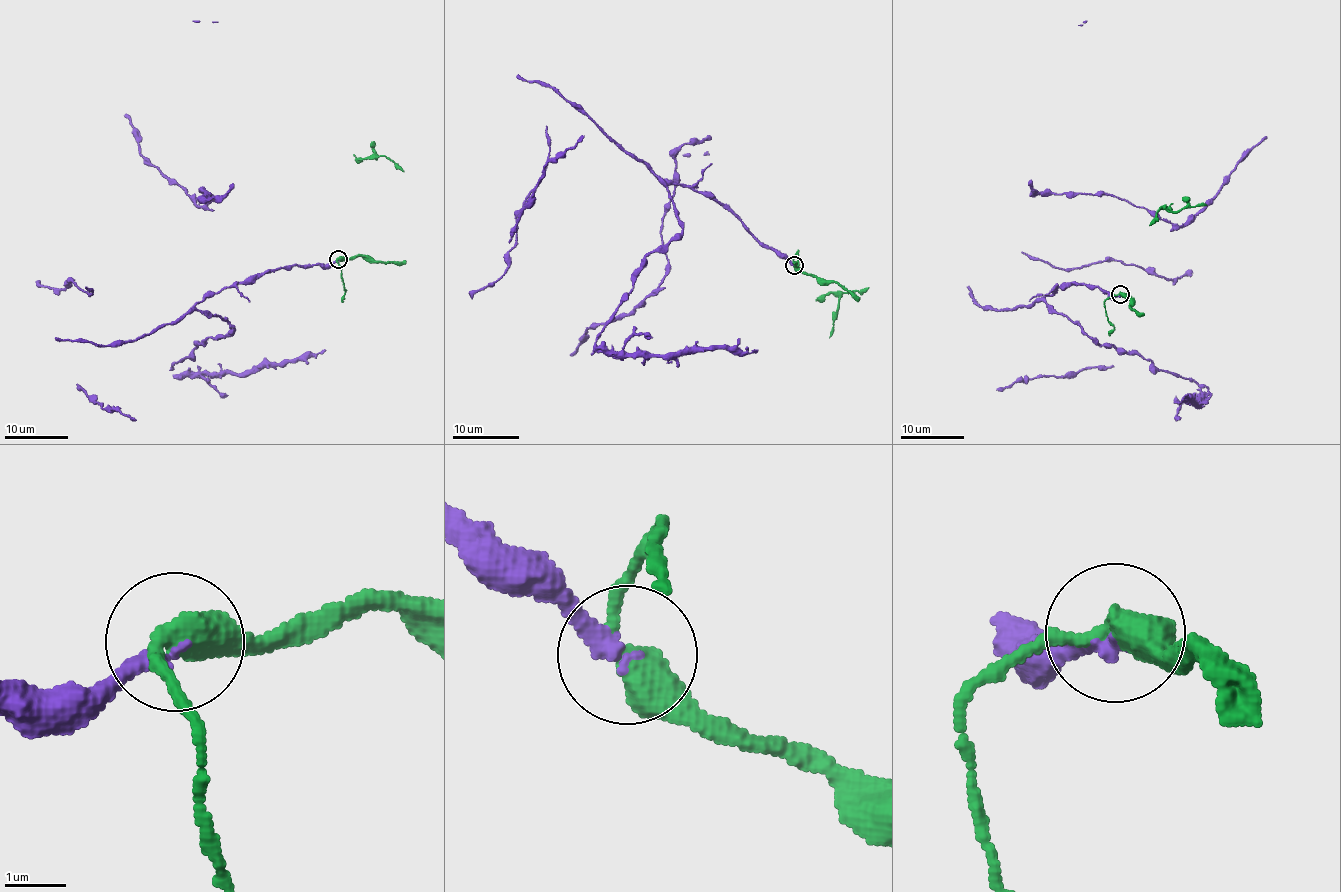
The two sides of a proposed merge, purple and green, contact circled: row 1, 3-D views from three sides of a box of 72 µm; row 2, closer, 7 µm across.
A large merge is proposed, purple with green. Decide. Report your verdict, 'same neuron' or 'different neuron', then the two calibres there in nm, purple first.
same neuron; 280 nm thick on the purple side, 420 nm on the other

